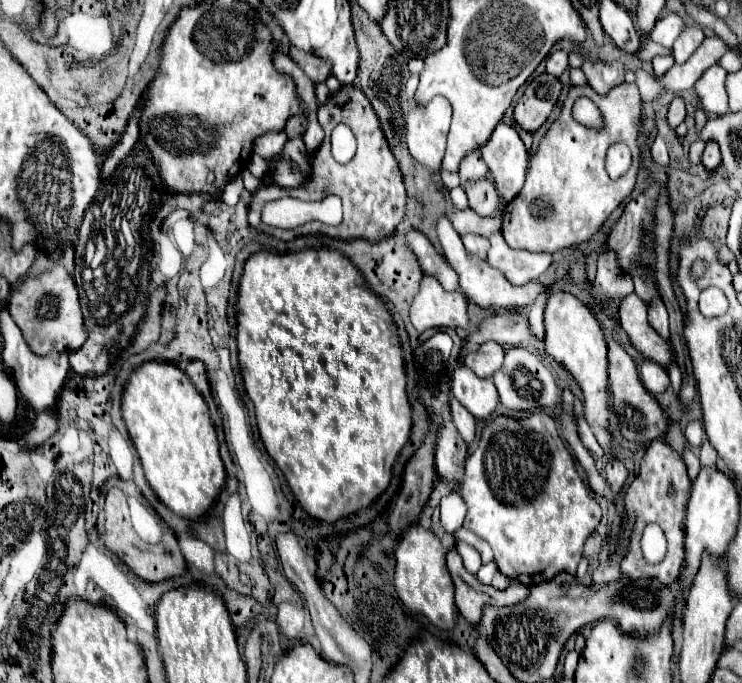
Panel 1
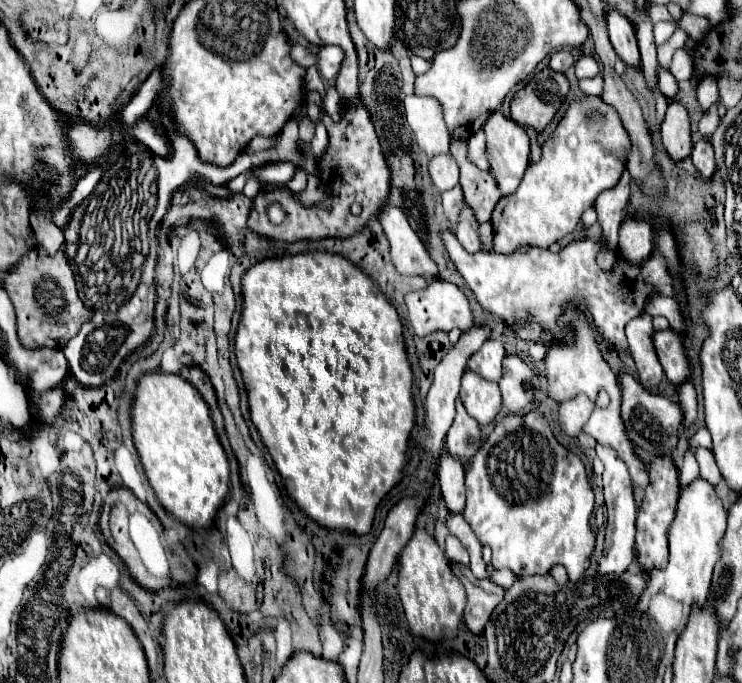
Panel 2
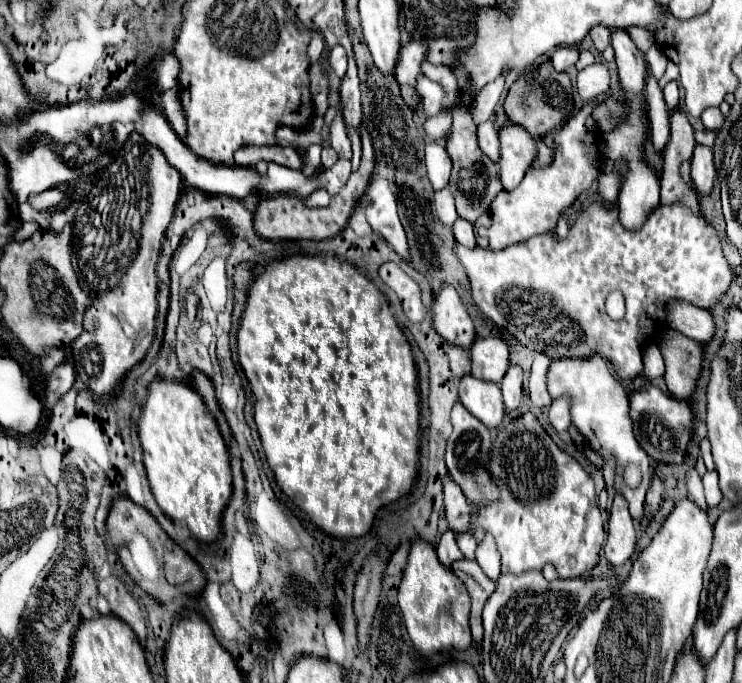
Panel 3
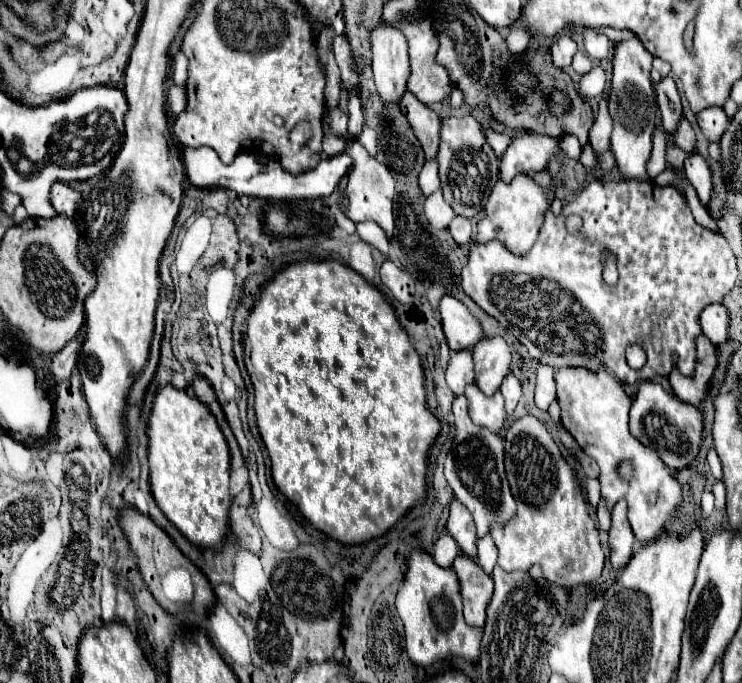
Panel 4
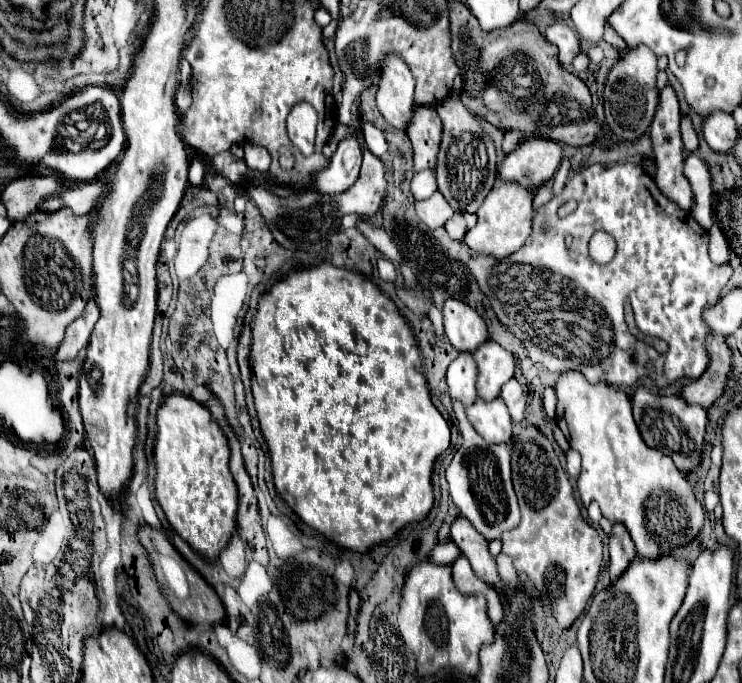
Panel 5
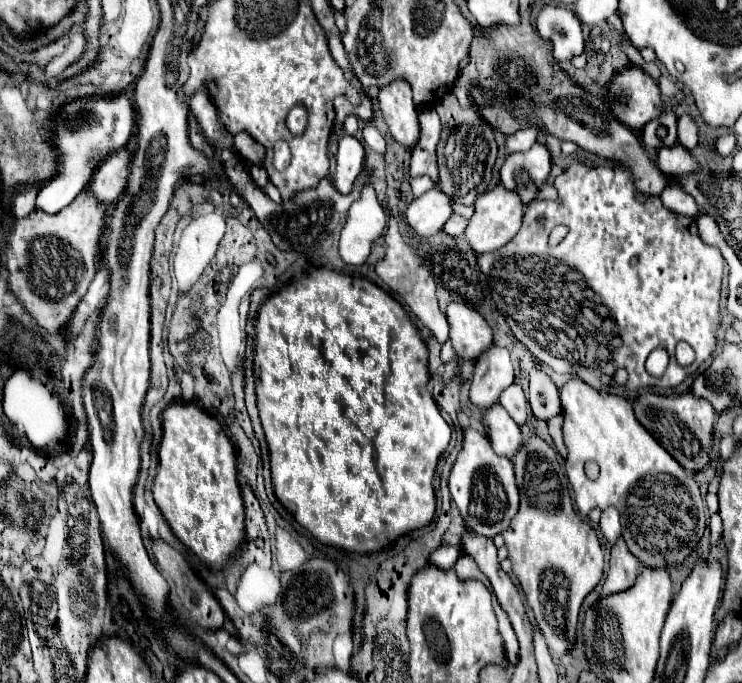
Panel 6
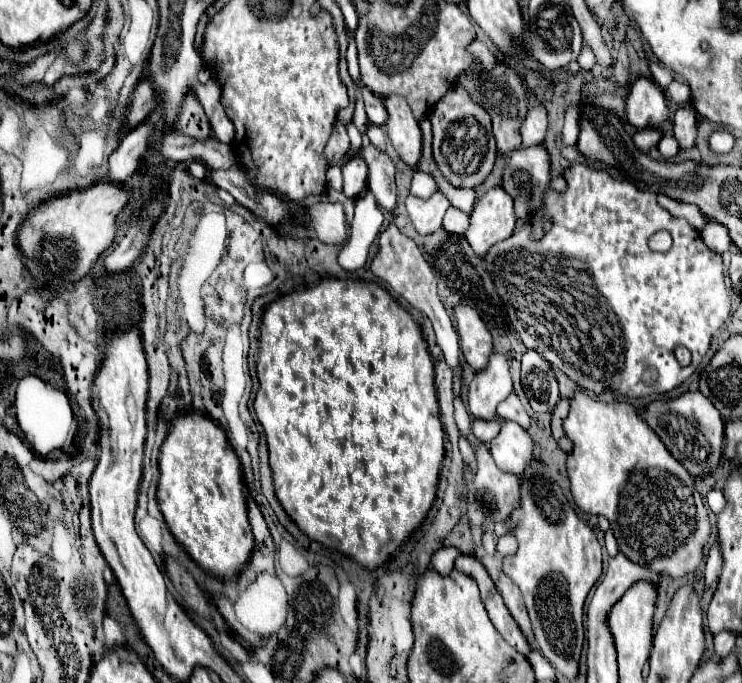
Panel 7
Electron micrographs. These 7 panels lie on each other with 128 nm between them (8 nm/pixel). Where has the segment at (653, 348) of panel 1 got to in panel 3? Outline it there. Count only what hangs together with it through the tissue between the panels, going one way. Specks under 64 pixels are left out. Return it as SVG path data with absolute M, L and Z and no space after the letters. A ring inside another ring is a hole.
M668 330L660 340L660 352L666 360L666 386L674 398L688 400L694 394L702 370L702 344Z

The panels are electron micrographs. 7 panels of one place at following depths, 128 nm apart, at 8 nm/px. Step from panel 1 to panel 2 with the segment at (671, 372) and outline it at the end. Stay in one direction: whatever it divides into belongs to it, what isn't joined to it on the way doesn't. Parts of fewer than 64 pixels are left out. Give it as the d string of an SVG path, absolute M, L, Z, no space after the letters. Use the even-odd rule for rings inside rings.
M692 382L680 384L678 394L680 394L682 412L684 412L684 428L690 428L696 420L696 390L694 390Z

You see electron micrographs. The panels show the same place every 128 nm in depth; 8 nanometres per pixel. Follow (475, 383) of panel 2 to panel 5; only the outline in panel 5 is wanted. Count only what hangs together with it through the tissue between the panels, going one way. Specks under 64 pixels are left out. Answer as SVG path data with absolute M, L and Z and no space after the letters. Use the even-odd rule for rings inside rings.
M478 398L470 408L466 408L466 414L476 432L480 432L488 444L512 442L512 418L508 416L504 400L496 398L492 402L484 402Z

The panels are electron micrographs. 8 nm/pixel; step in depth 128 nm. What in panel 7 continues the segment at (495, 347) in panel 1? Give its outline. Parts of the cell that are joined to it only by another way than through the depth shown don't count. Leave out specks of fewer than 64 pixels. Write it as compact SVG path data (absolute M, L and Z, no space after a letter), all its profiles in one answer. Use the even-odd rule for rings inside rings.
M492 354L488 366L476 372L468 388L468 410L474 418L492 420L496 406L512 392L512 378L508 362L502 354Z

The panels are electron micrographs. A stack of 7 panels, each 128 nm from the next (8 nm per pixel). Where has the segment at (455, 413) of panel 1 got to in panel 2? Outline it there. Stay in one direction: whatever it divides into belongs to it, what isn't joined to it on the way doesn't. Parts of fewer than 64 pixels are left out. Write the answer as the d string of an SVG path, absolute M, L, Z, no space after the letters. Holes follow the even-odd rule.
M456 400L456 416L444 442L446 452L456 456L462 462L462 466L468 466L468 462L472 460L480 446L482 446L480 424L466 412L462 402Z

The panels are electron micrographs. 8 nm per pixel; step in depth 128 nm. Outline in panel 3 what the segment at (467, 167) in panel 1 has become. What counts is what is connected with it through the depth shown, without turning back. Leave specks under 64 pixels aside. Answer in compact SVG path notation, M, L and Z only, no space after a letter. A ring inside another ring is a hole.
M492 120L482 122L478 126L478 144L480 144L482 152L494 162L498 162L498 158L500 158L500 144L498 142L500 142L498 140L498 128L494 126L494 122Z

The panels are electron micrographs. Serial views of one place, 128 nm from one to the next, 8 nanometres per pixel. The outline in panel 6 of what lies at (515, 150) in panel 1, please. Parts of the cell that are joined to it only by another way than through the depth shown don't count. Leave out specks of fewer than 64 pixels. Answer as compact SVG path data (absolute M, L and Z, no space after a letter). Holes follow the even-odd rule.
M534 144L526 152L510 154L500 168L502 186L516 192L524 204L538 196L540 186L550 174L550 152L544 144Z

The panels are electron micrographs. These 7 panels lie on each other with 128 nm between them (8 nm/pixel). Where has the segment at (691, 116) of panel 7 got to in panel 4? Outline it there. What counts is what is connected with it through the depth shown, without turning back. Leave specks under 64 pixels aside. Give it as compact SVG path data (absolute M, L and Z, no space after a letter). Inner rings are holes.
M686 118L680 120L678 130L672 134L672 142L678 148L682 148L684 152L688 152L688 154L696 148L696 136L694 136L694 130L692 130L692 126L690 126L690 122Z

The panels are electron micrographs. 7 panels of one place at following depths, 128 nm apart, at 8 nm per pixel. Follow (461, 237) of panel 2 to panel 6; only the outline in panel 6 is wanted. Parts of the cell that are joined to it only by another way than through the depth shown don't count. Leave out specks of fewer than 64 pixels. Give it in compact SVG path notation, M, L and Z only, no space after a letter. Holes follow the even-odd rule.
M452 214L452 216L446 220L444 230L446 230L450 236L460 236L460 234L464 234L466 226L468 226L468 220L466 220L464 216L460 216L460 214Z

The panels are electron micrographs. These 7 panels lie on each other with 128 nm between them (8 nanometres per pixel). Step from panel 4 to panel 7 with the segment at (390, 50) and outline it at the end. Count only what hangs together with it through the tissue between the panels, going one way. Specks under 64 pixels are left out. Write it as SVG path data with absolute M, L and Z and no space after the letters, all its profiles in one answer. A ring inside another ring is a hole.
M388 96L384 104L388 110L388 138L400 160L404 160L404 164L408 164L410 168L416 168L422 156L422 132L418 128L418 122L414 120L412 110L402 96Z

